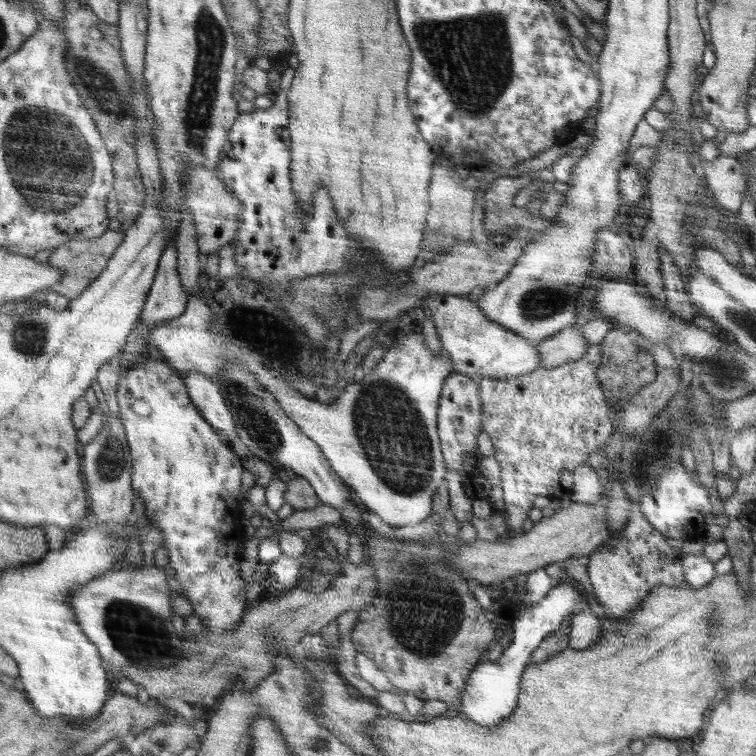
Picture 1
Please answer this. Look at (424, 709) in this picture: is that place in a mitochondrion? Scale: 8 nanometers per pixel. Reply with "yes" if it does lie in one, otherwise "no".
no

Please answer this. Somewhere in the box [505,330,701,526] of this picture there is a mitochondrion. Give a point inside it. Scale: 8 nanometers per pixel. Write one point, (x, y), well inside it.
(661, 442)

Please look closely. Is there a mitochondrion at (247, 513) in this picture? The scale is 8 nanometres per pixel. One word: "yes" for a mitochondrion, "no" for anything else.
no

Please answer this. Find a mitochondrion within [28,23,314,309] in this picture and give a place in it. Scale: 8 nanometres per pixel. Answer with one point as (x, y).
(99, 83)

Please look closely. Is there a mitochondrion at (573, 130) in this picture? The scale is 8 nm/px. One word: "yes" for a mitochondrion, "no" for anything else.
no

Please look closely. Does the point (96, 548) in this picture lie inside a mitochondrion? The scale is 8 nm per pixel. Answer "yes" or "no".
no

